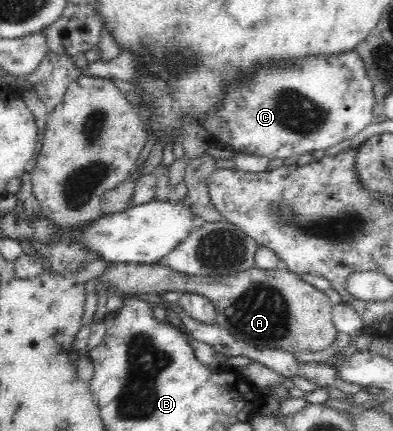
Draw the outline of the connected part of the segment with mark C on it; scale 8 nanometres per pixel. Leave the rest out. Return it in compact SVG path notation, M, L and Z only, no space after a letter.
M350 50L328 58L310 57L296 68L284 66L284 62L274 62L274 68L264 66L252 80L226 88L222 106L202 125L210 131L212 140L229 144L237 152L268 158L268 161L284 161L290 156L316 152L316 149L326 150L354 138L373 122L374 104L372 83L363 62L355 50Z

